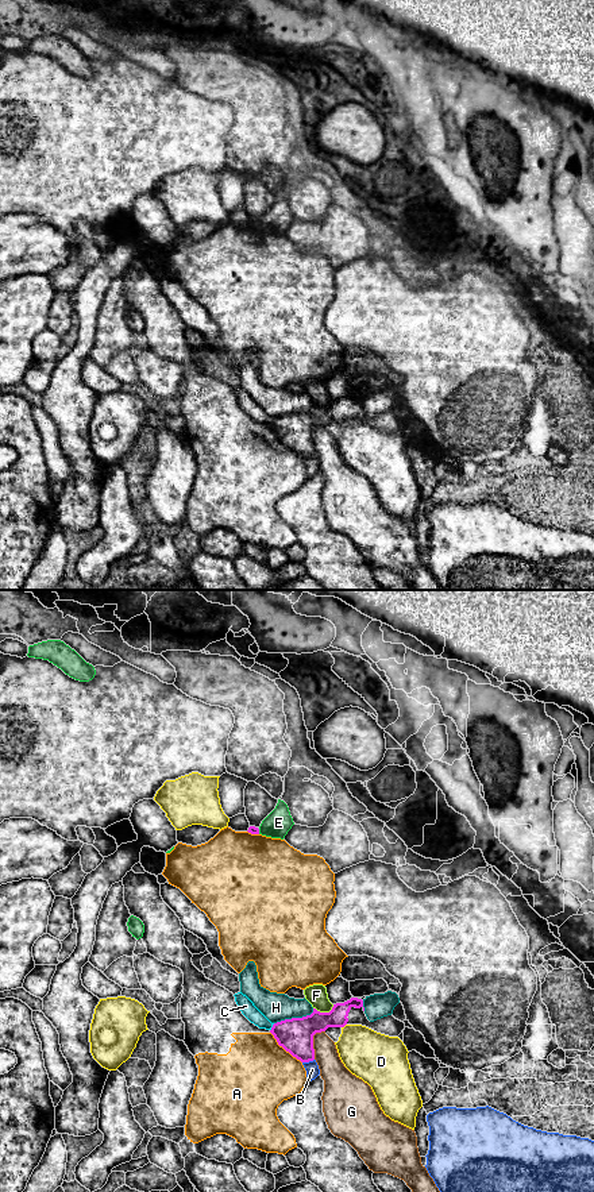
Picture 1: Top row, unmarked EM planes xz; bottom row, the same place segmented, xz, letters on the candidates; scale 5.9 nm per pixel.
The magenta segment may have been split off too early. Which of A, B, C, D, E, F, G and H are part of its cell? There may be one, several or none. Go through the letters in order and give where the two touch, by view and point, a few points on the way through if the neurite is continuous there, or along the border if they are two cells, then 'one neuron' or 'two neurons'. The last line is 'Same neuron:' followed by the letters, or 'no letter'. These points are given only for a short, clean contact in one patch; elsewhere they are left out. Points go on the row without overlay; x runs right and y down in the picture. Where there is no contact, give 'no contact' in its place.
A: contact xz (284, 443); two neurons
B: contact xz (308, 456); two neurons
C: contact xz (272, 423); border xz (274, 419), (270, 425); two neurons
D: contact xz (343, 421); two neurons
E: contact xz (258, 227); border xz (258, 224), (259, 228); two neurons
F: contact xz (324, 408); two neurons
G: contact xz (312, 438); two neurons
H: contact xz (294, 413); two neurons
Same neuron: no letter

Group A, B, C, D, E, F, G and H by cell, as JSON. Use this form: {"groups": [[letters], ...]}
{"groups": [["A"], ["B"], ["C"], ["D"], ["E"], ["F"], ["G"], ["H"]]}

